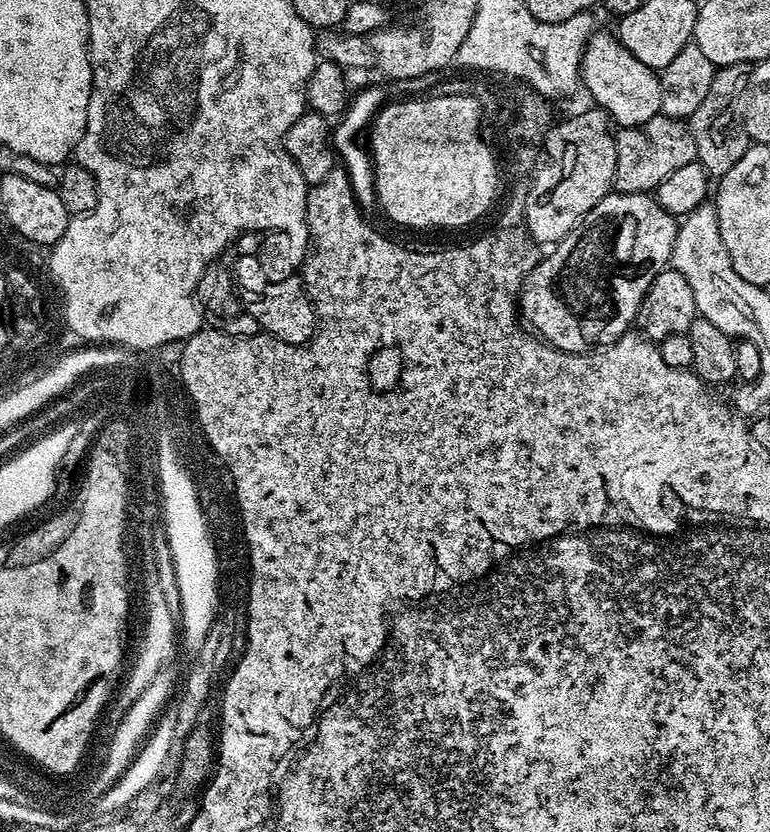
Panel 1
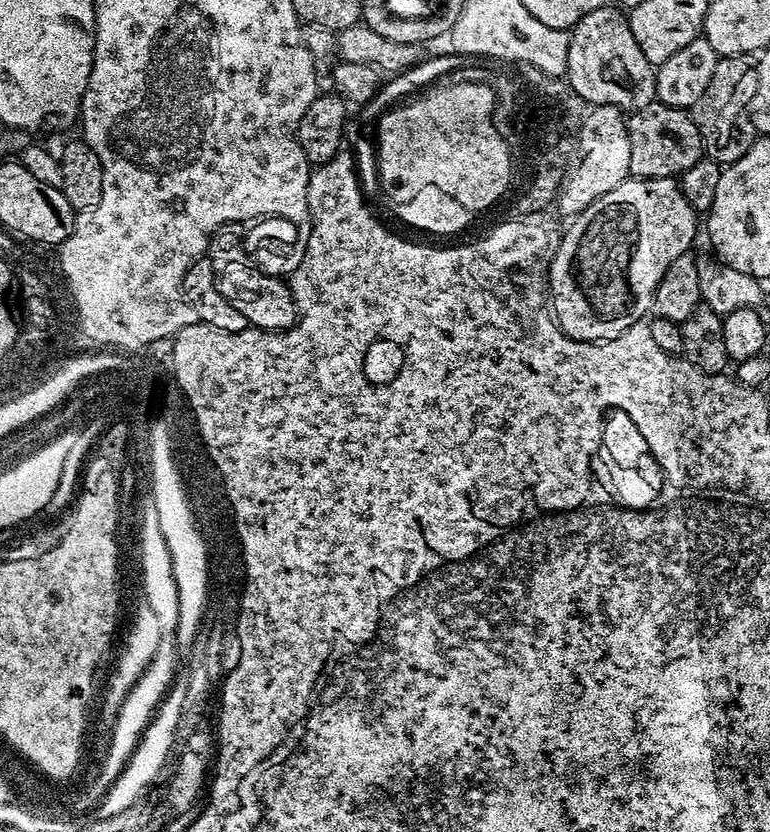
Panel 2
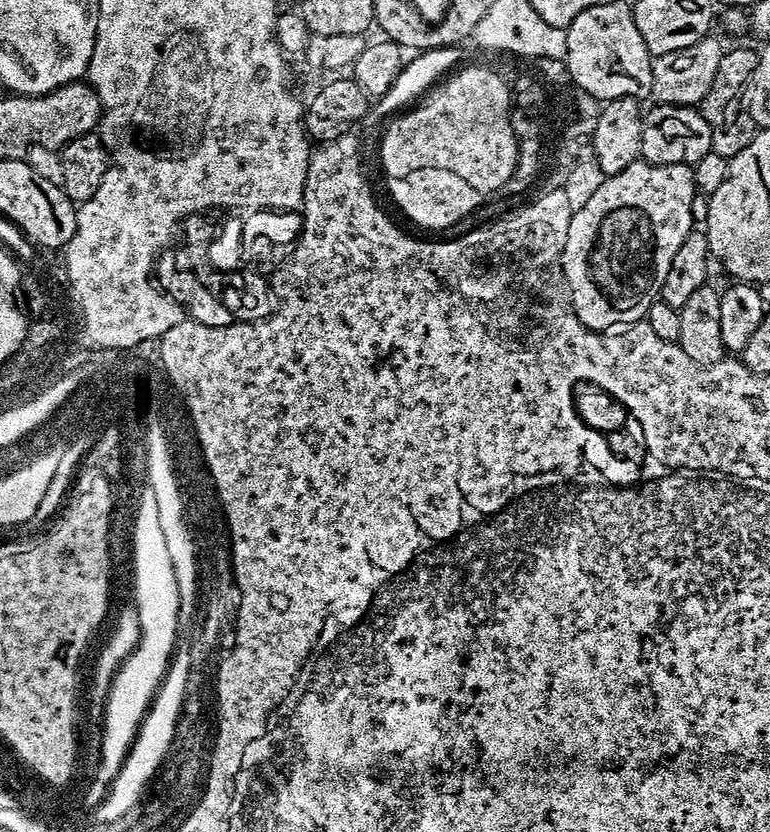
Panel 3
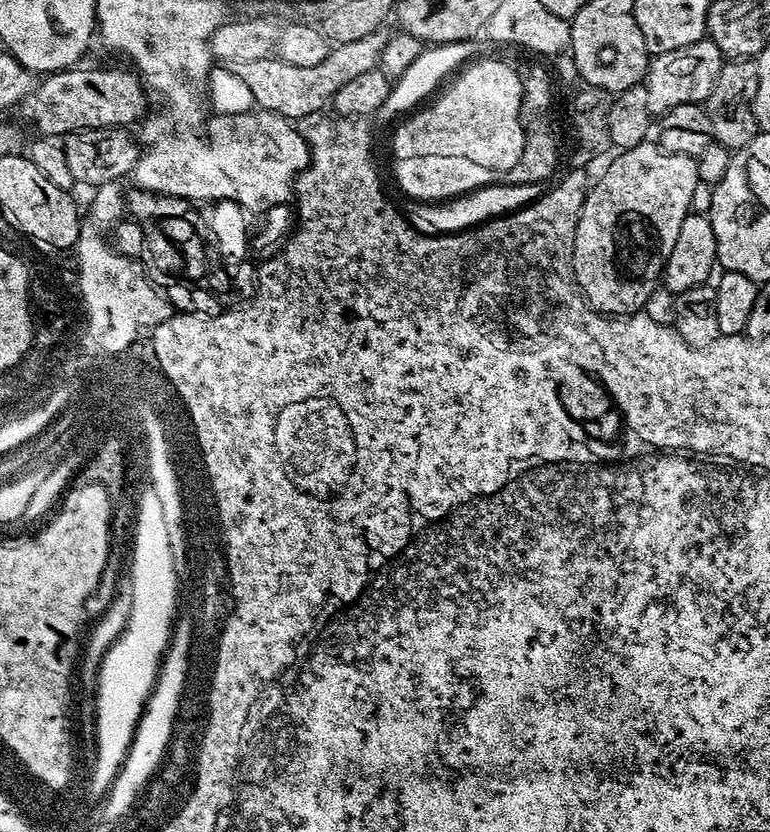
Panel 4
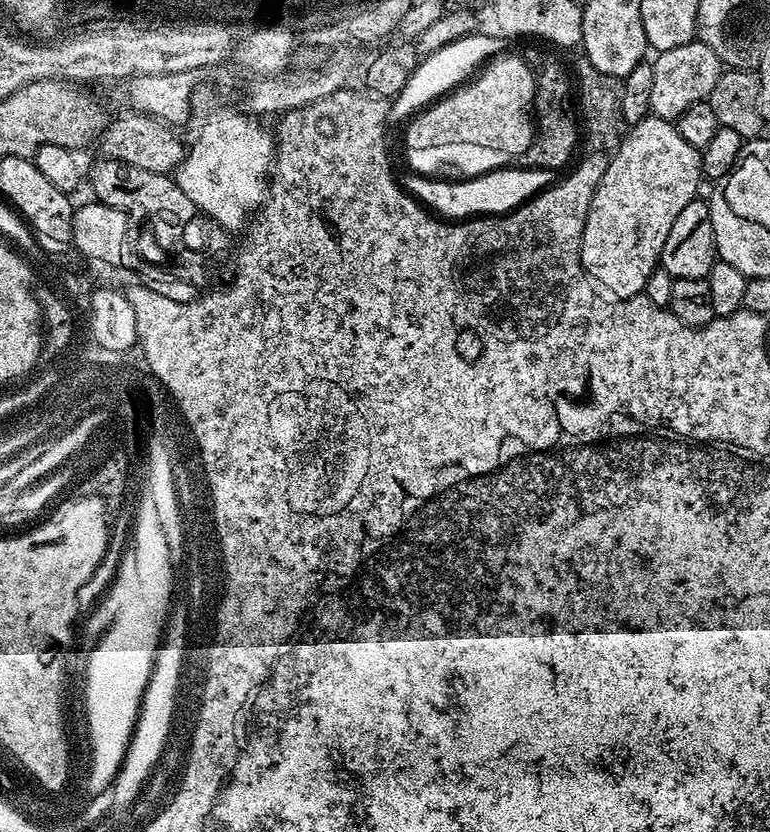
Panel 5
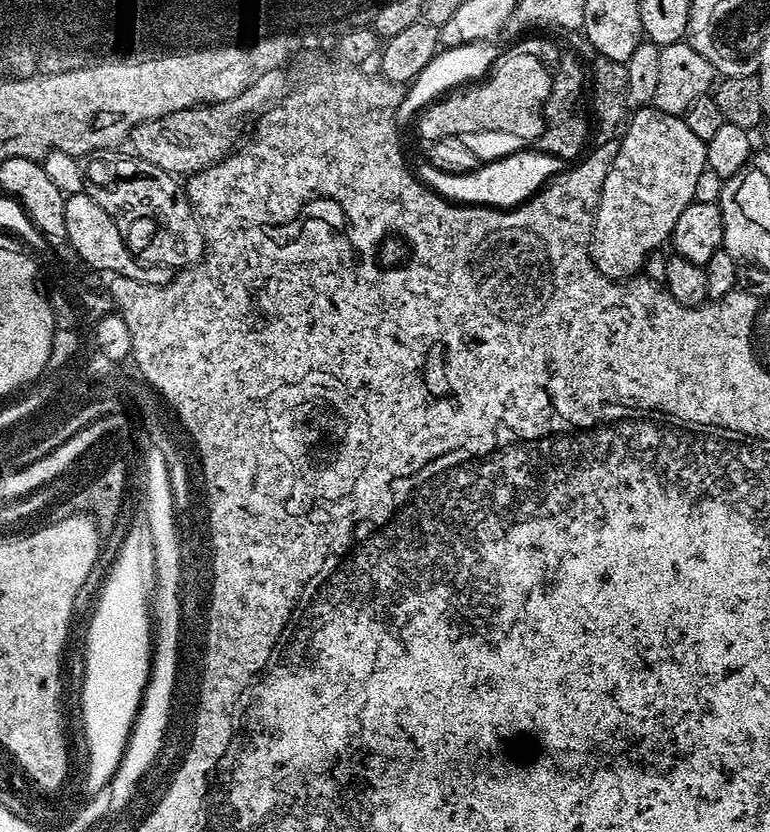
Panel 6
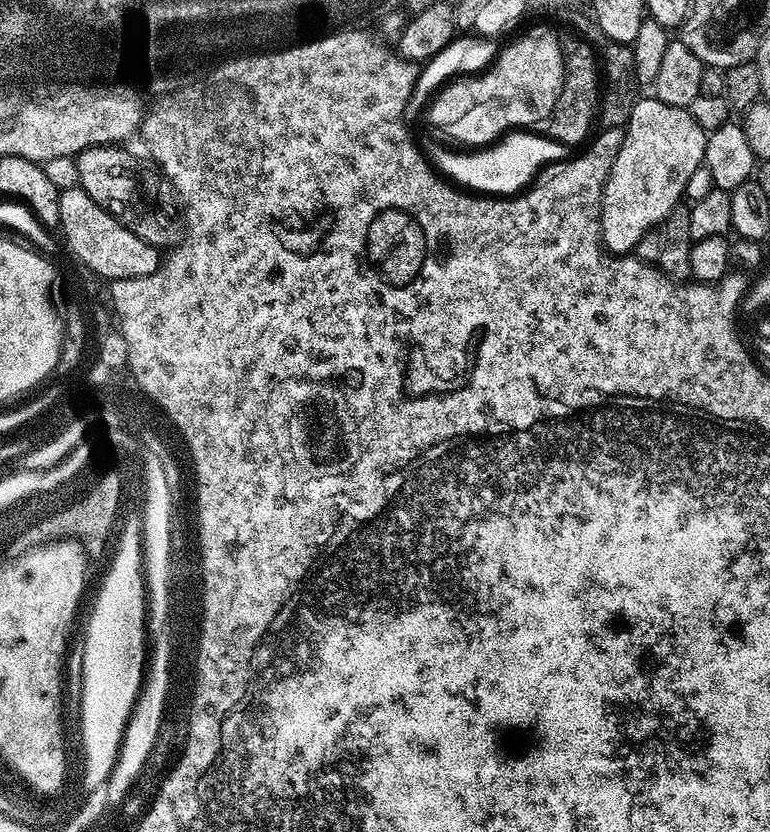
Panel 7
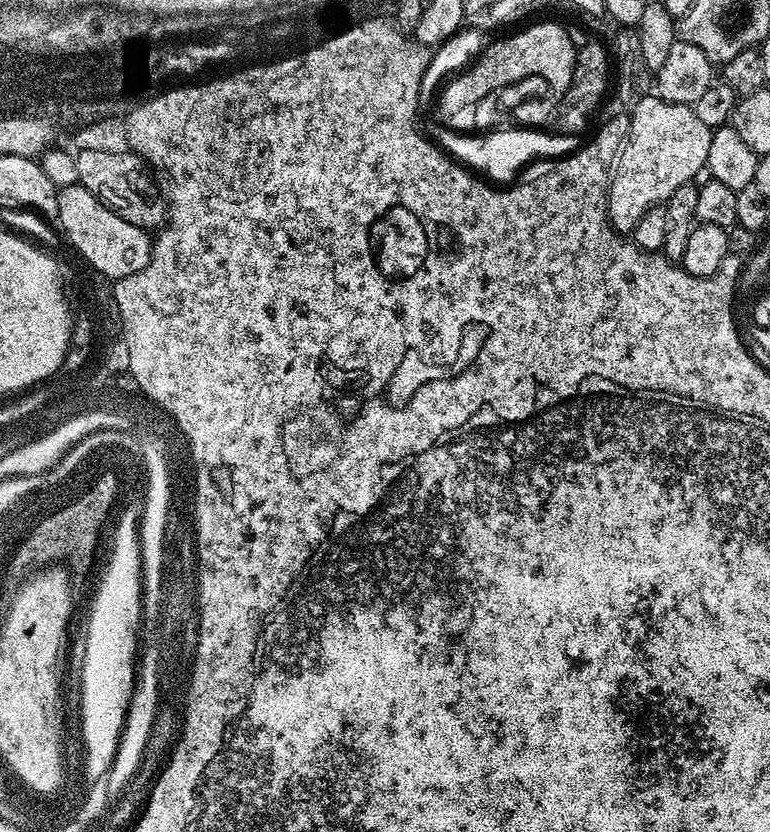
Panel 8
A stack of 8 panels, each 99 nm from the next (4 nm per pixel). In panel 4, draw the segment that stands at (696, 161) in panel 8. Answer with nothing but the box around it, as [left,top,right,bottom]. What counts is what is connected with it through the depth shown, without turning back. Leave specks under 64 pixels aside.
[572,142,700,316]

